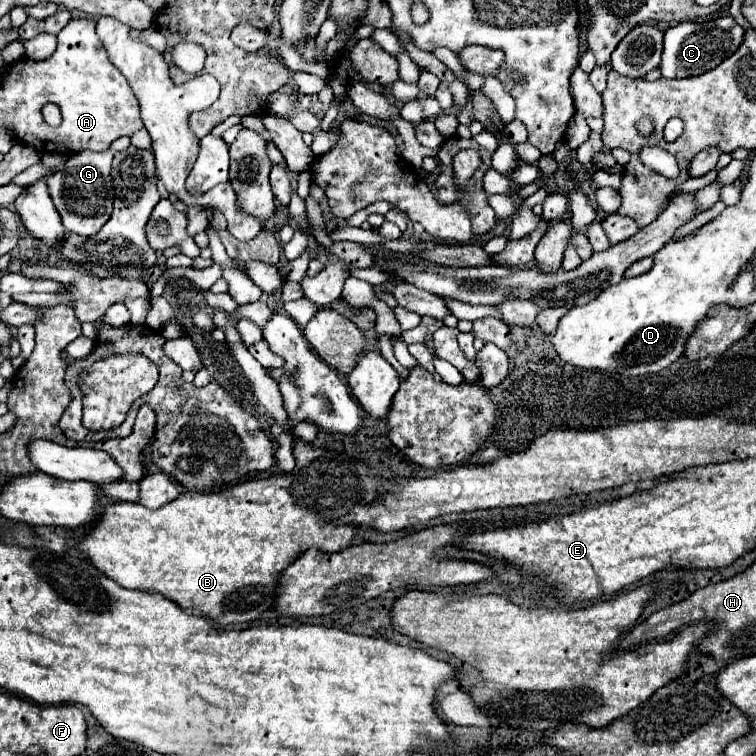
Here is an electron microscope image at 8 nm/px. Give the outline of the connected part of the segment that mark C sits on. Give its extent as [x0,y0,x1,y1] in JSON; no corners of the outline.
[661,16,745,78]

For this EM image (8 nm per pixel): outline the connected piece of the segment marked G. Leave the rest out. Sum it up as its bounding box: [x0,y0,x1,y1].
[47,148,115,238]

